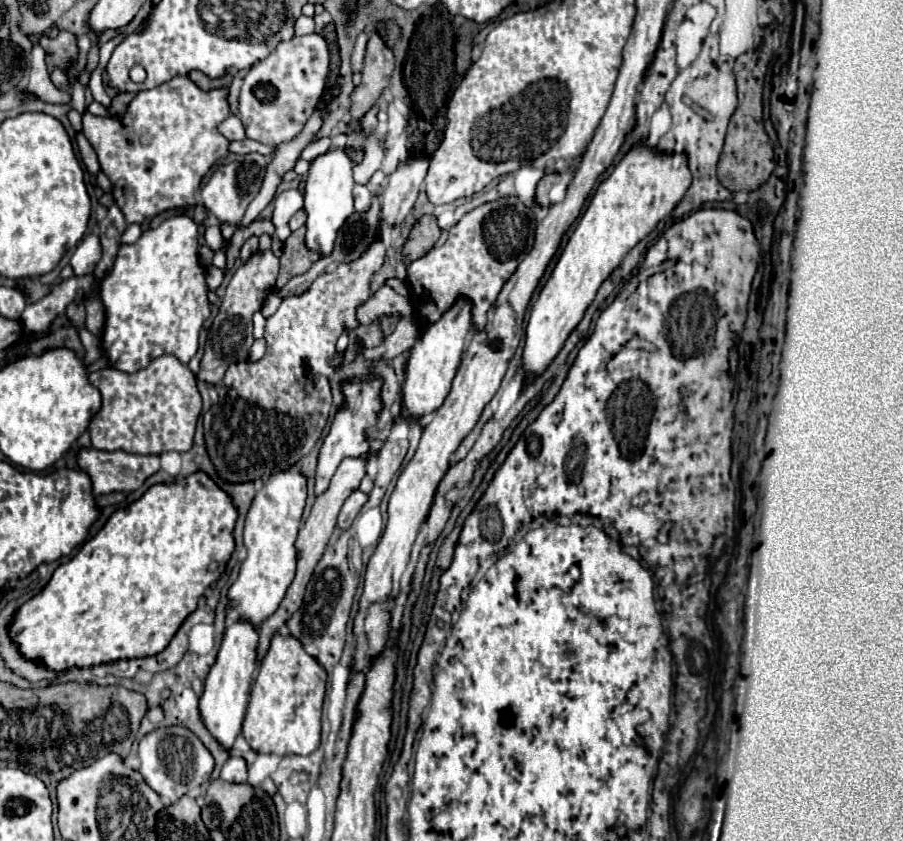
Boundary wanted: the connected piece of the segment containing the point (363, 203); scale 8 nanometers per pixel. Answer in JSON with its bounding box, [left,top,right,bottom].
[353,183,371,211]

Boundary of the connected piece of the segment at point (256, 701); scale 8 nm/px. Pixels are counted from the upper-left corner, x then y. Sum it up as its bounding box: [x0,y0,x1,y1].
[243,635,327,755]

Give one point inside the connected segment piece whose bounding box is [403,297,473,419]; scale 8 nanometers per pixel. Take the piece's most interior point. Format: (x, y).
(434, 360)

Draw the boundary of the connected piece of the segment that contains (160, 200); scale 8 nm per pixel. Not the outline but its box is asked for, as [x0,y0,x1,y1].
[83,77,229,223]

